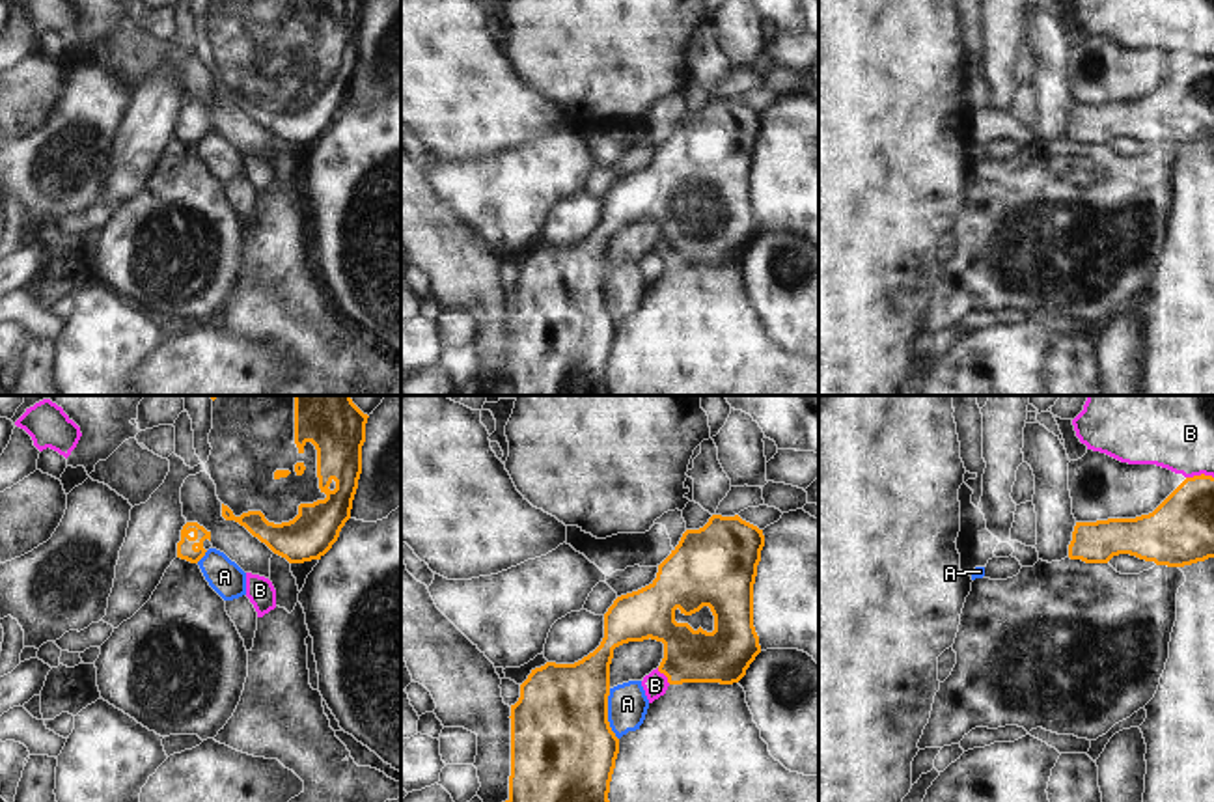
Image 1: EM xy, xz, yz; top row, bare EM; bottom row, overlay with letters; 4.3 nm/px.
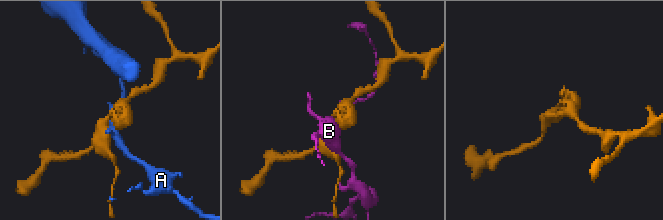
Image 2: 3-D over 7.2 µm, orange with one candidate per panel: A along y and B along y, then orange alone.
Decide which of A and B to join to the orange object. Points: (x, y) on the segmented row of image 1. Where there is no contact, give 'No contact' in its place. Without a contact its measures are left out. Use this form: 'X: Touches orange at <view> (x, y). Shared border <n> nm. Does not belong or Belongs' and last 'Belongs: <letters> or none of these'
A: Touches orange at xz (606, 715). Shared border 220 nm. Does not belong
B: Touches orange at yz (1201, 474). Shared border 120 nm. Does not belong
Belongs: none of these.

